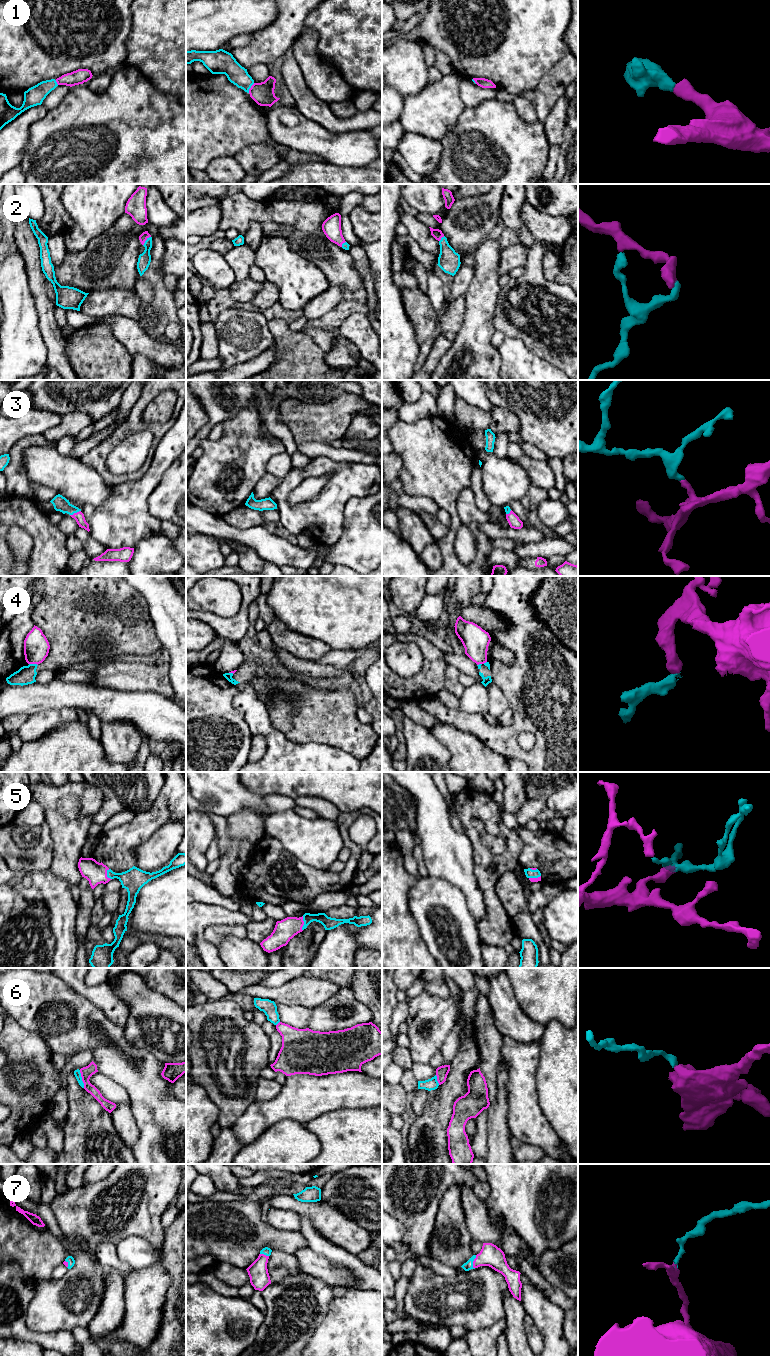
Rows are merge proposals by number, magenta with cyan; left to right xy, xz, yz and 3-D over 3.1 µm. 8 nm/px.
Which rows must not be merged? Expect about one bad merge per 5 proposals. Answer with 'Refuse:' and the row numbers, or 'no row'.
Refuse: 4, 6

